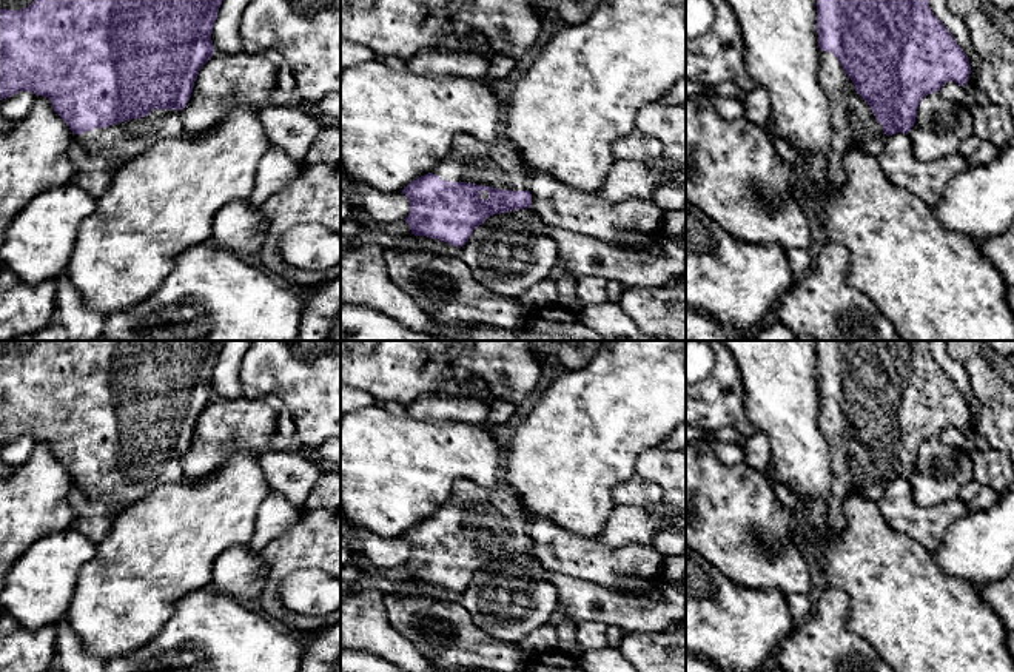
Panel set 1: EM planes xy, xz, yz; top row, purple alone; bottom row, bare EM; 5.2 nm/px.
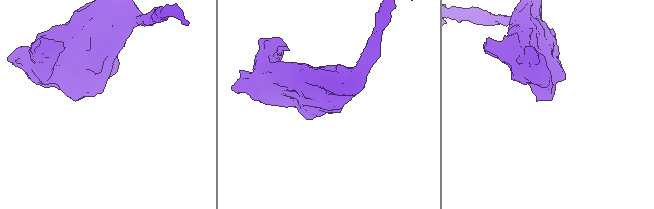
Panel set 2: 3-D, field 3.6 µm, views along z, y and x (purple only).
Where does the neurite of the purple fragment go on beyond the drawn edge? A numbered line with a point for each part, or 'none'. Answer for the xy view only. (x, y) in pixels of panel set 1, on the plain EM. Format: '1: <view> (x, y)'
1: xy (130, 483)

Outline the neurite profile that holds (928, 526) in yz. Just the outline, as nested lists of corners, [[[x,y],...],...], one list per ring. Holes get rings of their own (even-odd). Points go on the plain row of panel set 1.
[[[905,478],[888,481],[877,504],[891,529],[923,544],[931,553],[940,547],[948,529],[971,513],[960,498],[934,507],[917,506]]]

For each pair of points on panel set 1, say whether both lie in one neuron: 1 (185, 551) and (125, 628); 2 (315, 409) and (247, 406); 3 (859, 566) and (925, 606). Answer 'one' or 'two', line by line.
1: one
2: two
3: one

